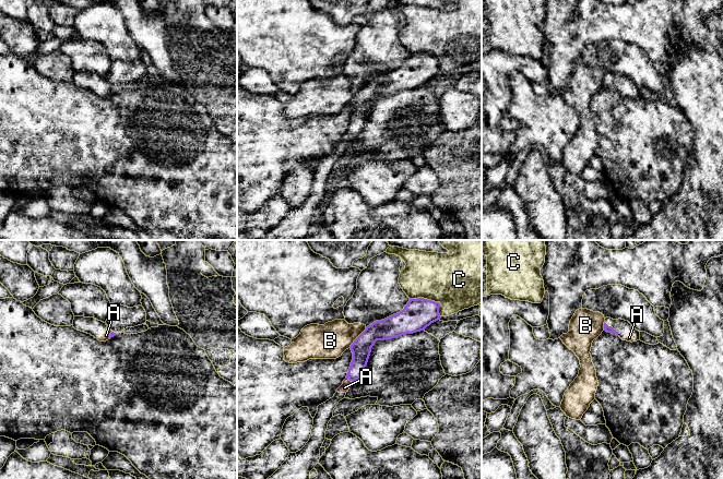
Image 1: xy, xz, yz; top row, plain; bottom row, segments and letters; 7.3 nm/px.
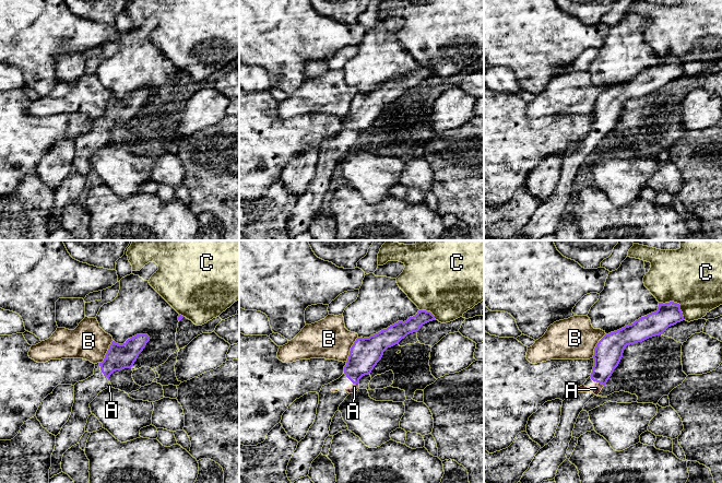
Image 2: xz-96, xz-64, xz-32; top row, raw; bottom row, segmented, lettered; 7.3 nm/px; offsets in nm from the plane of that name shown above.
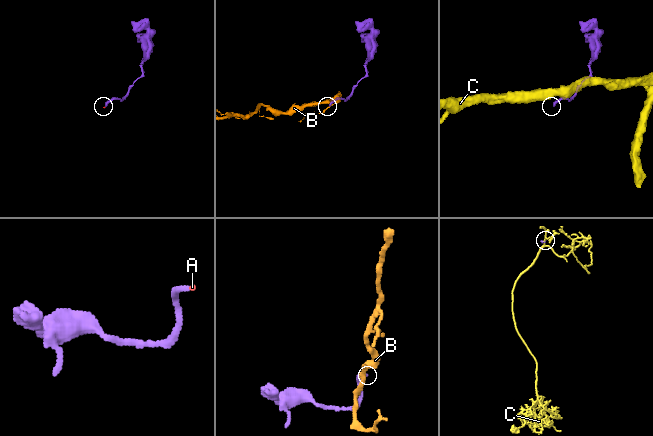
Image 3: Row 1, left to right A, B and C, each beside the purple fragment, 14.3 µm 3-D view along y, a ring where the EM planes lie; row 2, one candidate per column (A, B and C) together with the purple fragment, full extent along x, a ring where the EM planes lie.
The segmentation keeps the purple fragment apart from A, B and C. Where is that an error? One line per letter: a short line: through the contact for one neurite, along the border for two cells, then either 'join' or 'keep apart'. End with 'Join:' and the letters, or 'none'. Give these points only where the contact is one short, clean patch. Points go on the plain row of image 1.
A: join
B: xz (366, 83), (348, 103) | keep apart
C: keep apart
Join: A

